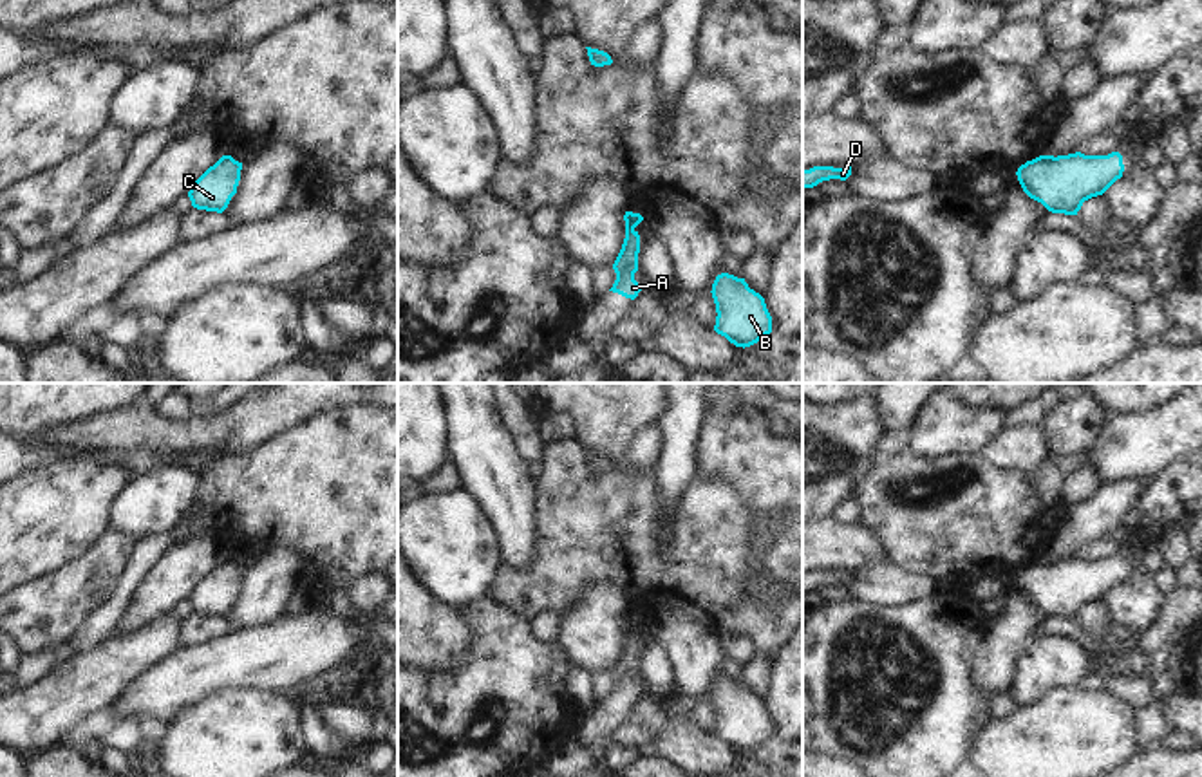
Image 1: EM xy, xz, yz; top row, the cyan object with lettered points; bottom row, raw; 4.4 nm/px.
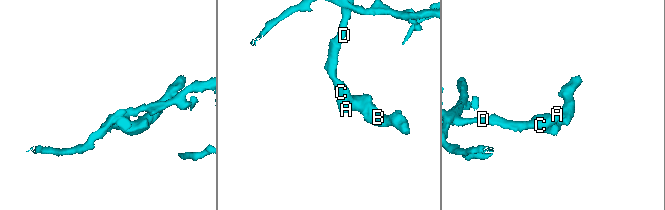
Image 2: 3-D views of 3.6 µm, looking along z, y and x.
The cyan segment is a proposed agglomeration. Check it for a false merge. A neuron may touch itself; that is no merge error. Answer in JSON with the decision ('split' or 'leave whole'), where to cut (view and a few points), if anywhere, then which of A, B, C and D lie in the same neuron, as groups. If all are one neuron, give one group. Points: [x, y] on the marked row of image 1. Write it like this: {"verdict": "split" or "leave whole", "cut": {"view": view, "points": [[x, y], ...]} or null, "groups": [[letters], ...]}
{"verdict": "leave whole", "cut": null, "groups": [["A", "B", "C", "D"]]}

